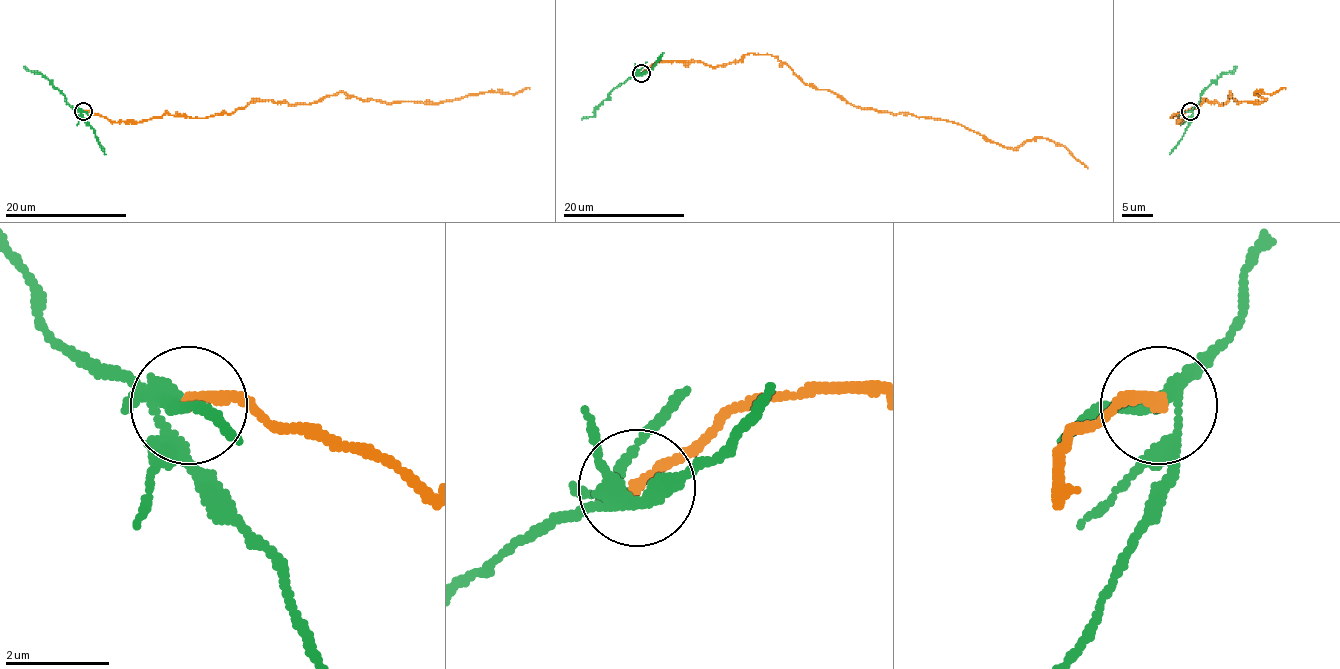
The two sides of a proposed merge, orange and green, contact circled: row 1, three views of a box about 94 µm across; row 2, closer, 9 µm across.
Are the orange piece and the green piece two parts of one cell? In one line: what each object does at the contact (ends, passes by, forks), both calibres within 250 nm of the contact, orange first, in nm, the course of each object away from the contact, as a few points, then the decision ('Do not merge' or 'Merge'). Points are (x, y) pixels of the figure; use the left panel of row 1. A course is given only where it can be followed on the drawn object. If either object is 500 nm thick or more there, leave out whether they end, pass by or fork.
At the ring orange ends. At the ring green forks. Thickness 240 nm (orange) against 200 nm. Course of orange: (83, 112), (142, 122), (166, 113), (213, 116), (261, 99), (317, 103), (340, 92), (437, 103), (529, 89). Course of green: (83, 112), (74, 109), (42, 74), (24, 66). Do not merge

